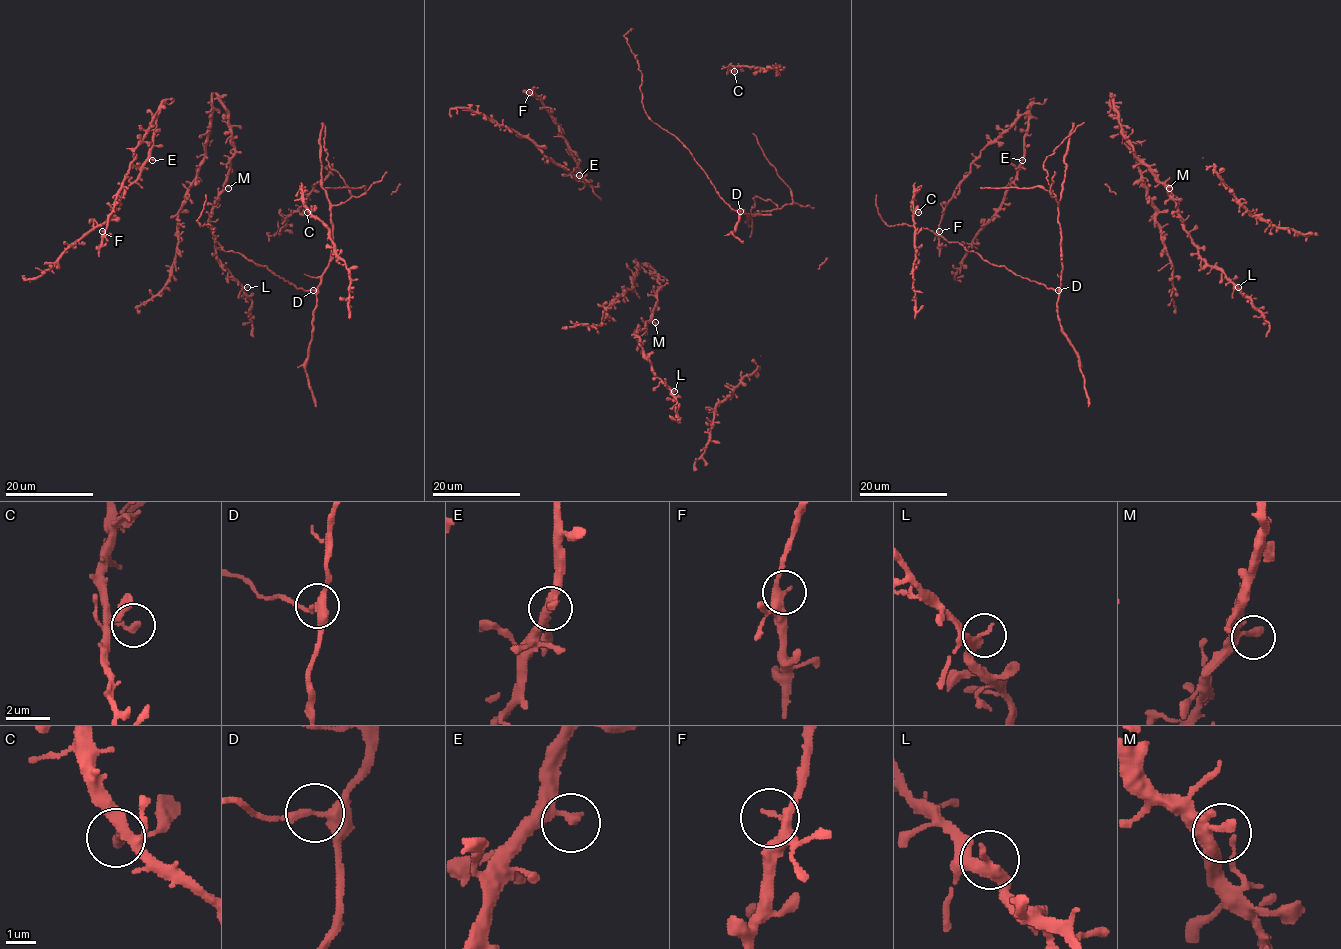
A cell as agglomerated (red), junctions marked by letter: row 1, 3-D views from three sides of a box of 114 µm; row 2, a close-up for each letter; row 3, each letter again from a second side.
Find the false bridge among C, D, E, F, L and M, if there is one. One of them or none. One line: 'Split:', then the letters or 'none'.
Split: none

